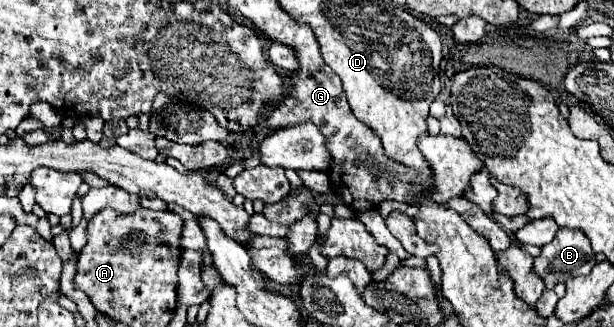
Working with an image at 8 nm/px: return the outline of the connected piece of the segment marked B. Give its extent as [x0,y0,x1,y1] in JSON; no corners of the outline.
[534,228,594,288]

